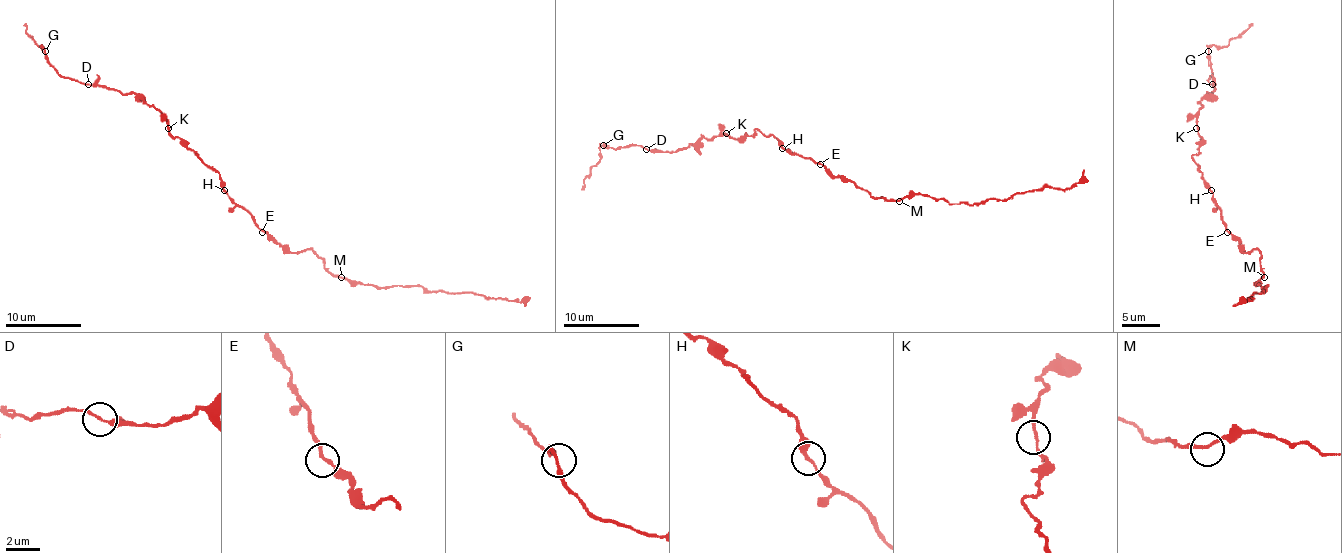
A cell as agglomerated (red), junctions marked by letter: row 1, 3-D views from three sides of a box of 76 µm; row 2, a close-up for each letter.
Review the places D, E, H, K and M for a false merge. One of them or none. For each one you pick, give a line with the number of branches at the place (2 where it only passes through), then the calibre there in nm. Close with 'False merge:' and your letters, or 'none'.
False merge: none

